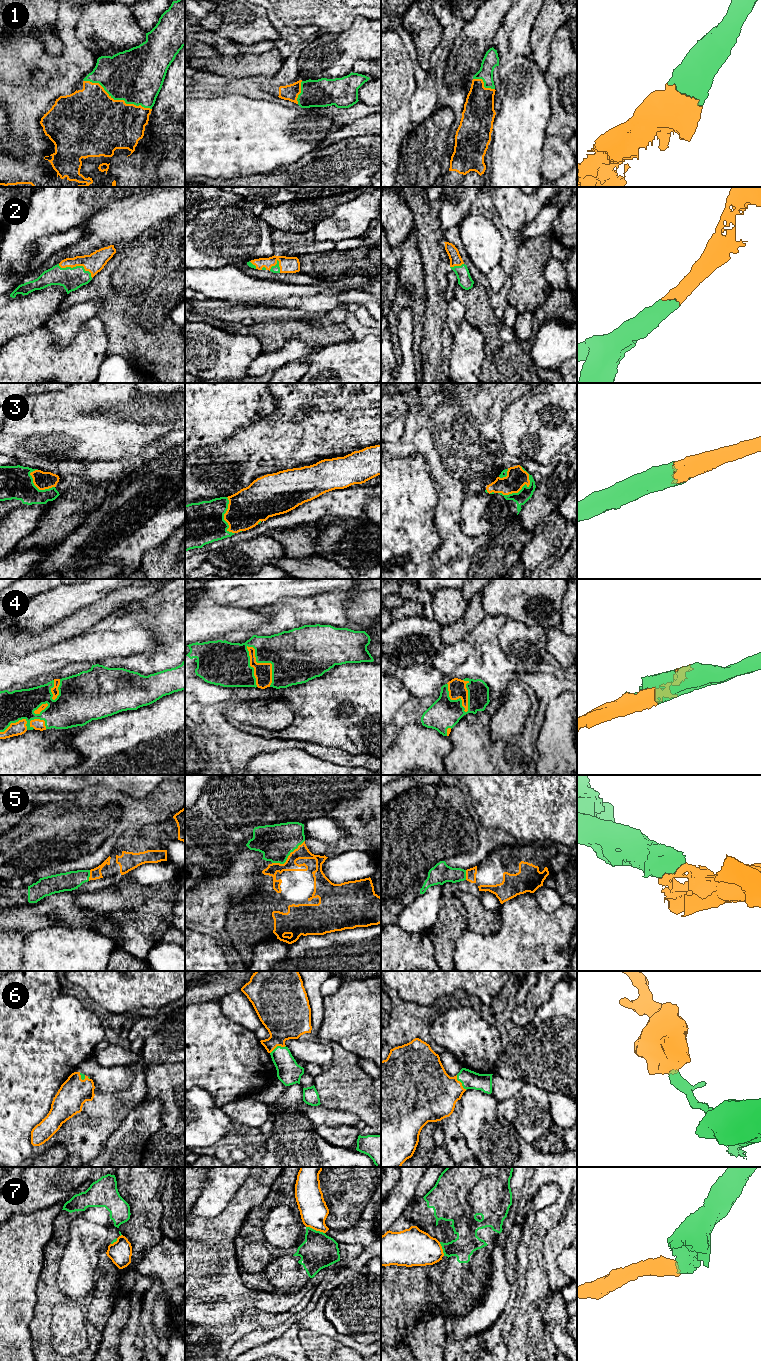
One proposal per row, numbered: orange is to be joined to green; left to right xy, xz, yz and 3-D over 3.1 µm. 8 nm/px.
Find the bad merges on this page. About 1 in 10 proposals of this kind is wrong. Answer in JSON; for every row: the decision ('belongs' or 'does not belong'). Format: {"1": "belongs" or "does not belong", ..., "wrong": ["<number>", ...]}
{"1": "belongs", "2": "belongs", "3": "belongs", "4": "belongs", "5": "belongs", "6": "belongs", "7": "does not belong", "wrong": ["7"]}

